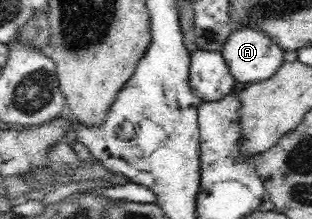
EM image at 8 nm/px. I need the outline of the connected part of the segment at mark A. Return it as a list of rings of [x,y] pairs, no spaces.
[[[252,26],[235,27],[222,44],[221,54],[225,59],[229,72],[235,80],[245,84],[262,82],[263,79],[270,78],[278,68],[282,66],[285,50],[278,46],[276,39],[268,35],[264,30],[258,30]]]

